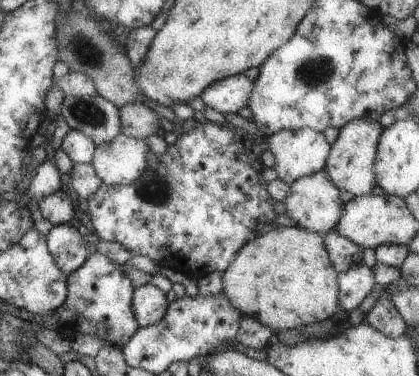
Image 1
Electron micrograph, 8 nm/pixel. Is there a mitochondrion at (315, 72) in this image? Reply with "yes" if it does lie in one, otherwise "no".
yes

